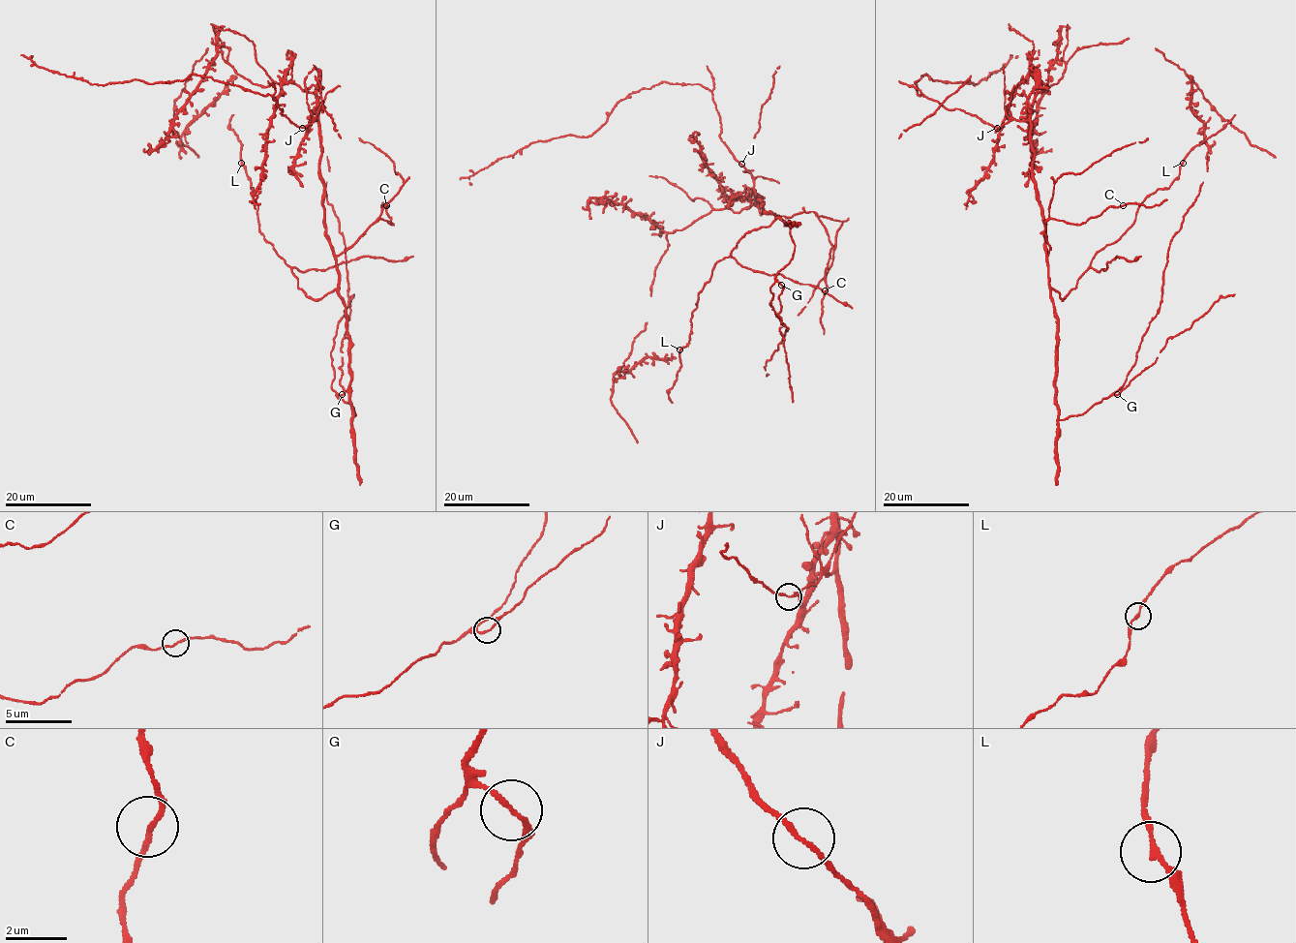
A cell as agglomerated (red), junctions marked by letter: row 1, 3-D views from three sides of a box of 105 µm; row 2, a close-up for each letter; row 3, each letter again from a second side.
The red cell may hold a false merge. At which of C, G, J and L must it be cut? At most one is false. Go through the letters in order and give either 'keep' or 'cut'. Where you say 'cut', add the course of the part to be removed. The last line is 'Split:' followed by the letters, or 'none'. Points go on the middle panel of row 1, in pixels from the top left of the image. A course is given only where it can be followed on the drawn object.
C: keep
G: keep
J: keep
L: keep
Split: none

